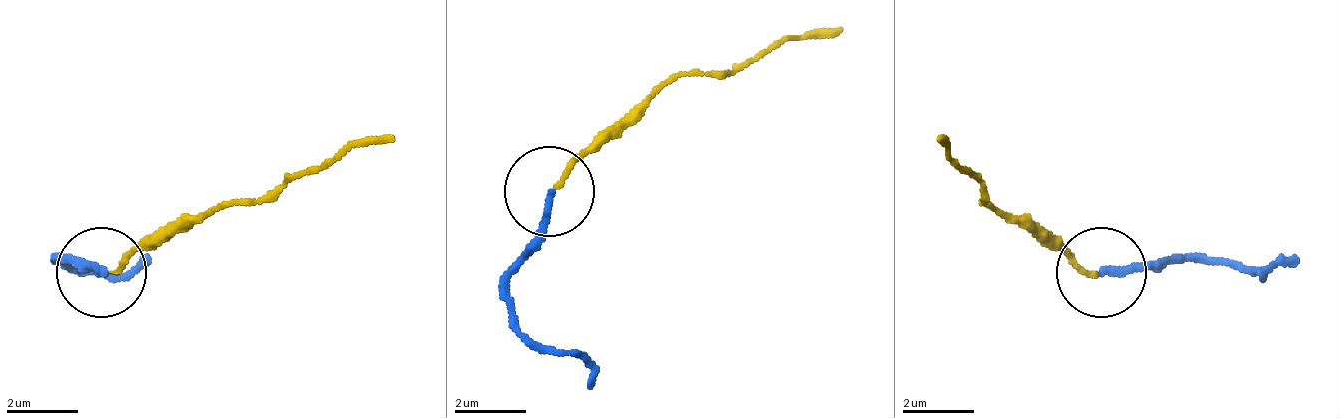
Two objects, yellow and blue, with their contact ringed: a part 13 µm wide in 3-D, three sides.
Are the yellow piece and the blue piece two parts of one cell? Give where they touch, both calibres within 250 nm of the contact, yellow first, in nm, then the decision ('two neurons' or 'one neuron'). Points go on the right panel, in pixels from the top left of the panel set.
at (1101, 272); 140 nm thick on the yellow side, 200 nm on the other; two neurons

